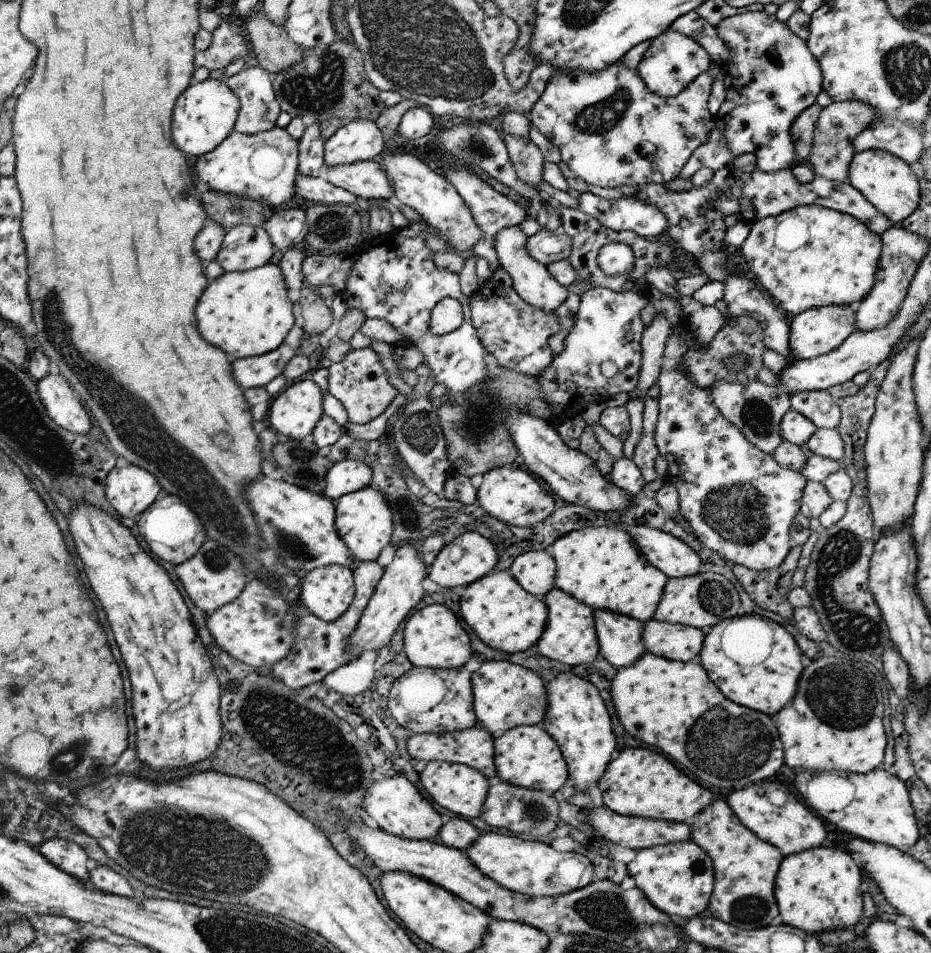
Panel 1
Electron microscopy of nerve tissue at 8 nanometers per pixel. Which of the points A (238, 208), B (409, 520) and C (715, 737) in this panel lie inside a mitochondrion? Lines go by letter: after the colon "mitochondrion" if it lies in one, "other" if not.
A: mitochondrion
B: mitochondrion
C: mitochondrion

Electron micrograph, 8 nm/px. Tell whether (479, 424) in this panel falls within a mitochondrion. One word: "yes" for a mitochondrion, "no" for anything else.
yes

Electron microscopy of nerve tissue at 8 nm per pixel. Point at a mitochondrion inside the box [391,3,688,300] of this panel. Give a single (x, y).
(600, 117)

